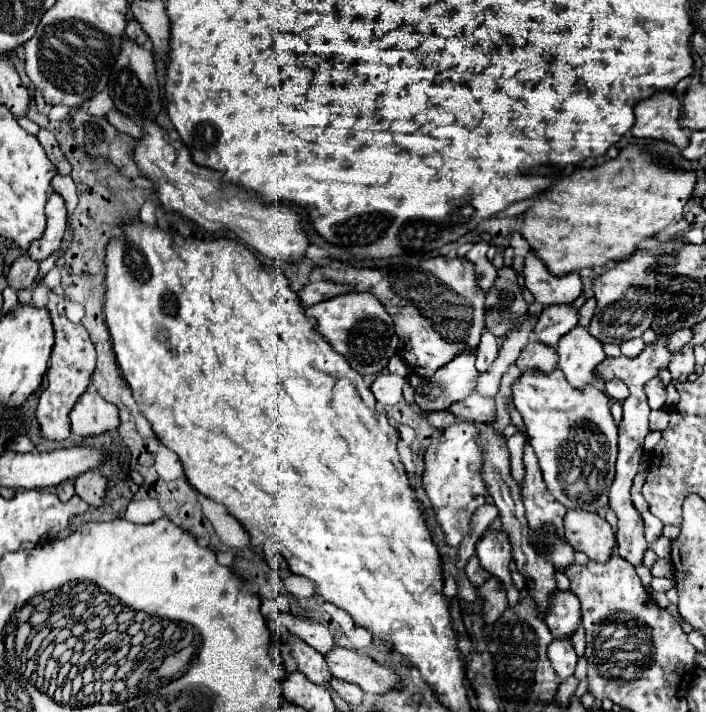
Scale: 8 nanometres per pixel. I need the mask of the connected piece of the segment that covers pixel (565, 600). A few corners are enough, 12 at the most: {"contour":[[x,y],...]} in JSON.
{"contour":[[558,591],[544,621],[554,637],[582,623],[578,597]]}

